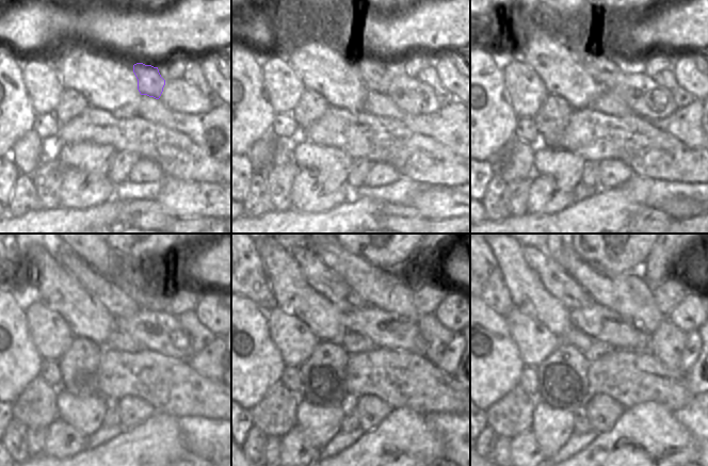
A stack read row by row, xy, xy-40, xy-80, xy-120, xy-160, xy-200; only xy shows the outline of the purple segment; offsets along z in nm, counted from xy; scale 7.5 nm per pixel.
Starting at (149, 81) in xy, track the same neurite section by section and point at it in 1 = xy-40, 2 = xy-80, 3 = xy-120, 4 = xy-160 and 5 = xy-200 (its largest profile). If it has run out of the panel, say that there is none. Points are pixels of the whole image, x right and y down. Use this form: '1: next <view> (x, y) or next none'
1: next xy-40 (375, 74)
2: next xy-80 (607, 69)
3: next xy-120 (112, 298)
4: next xy-160 (327, 284)
5: next xy-200 (554, 278)

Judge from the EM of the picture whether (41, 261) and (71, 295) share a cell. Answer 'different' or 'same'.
same

